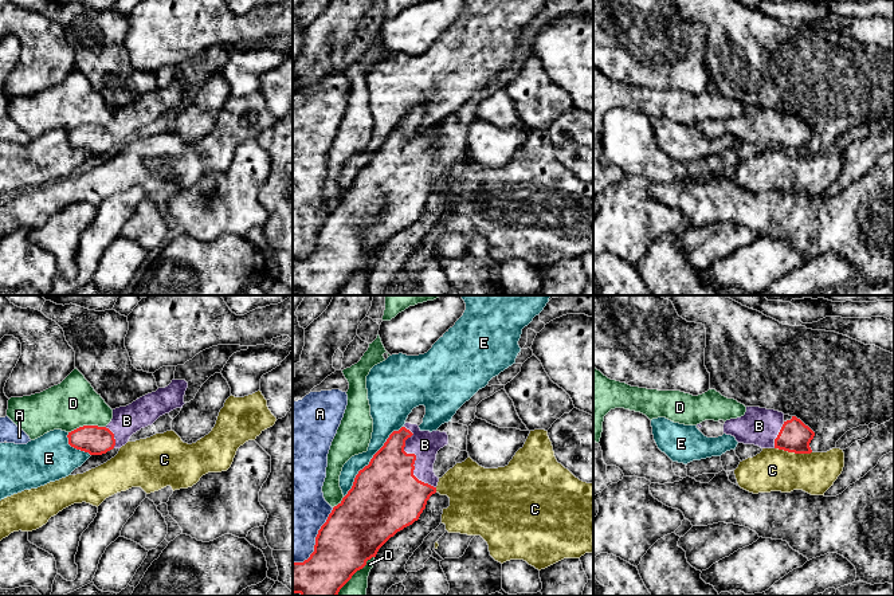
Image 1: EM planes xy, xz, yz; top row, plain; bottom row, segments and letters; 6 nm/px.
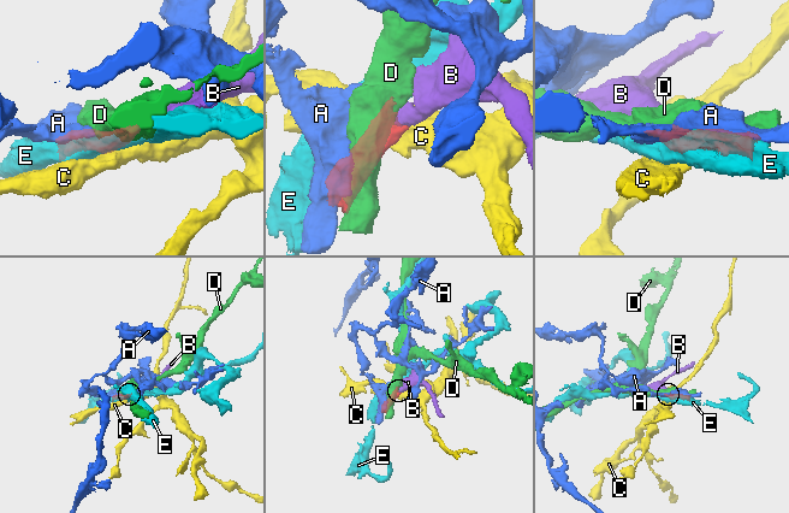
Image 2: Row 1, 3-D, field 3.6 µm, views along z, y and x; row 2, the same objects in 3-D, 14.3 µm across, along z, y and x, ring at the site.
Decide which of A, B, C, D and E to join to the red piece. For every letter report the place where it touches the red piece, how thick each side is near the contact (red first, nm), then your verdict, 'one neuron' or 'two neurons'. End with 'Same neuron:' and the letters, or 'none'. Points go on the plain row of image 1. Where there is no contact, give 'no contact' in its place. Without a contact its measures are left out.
A: contact xz (316, 239); calibres 360 and 400 nm; two neurons
B: contact xz (415, 157); calibres 360 and 170 nm; one neuron
C: contact yz (793, 151); calibres 190 and 260 nm; two neurons
D: contact xz (353, 273); calibres 360 and 160 nm; two neurons
E: contact xz (371, 160); calibres 420 and 150 nm; two neurons
Same neuron: B

